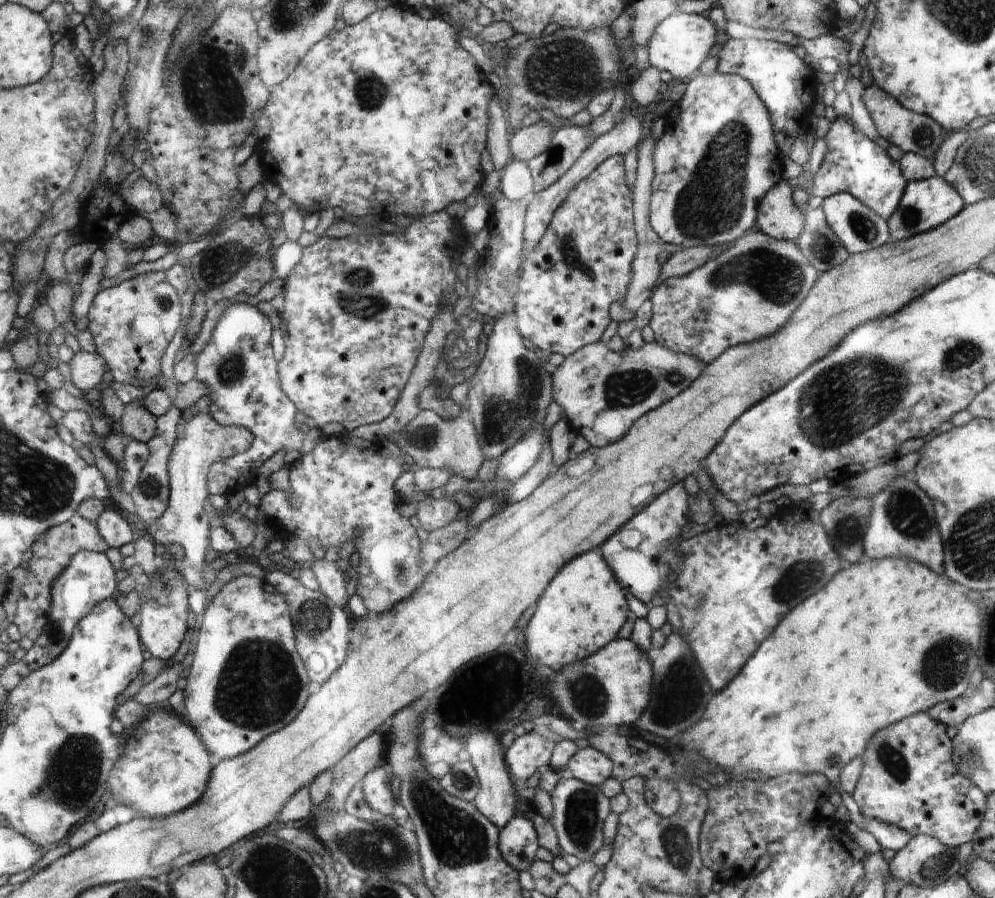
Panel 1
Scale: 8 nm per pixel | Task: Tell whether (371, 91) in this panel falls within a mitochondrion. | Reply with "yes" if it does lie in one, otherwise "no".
yes

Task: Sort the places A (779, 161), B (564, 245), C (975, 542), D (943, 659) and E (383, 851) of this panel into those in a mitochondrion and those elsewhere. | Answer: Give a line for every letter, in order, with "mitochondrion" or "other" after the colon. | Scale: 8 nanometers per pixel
A: other
B: mitochondrion
C: mitochondrion
D: mitochondrion
E: mitochondrion

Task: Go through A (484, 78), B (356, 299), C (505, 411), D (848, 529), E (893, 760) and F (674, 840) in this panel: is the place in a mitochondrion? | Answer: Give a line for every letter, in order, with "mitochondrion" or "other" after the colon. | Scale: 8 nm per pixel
A: other
B: mitochondrion
C: mitochondrion
D: mitochondrion
E: mitochondrion
F: mitochondrion

